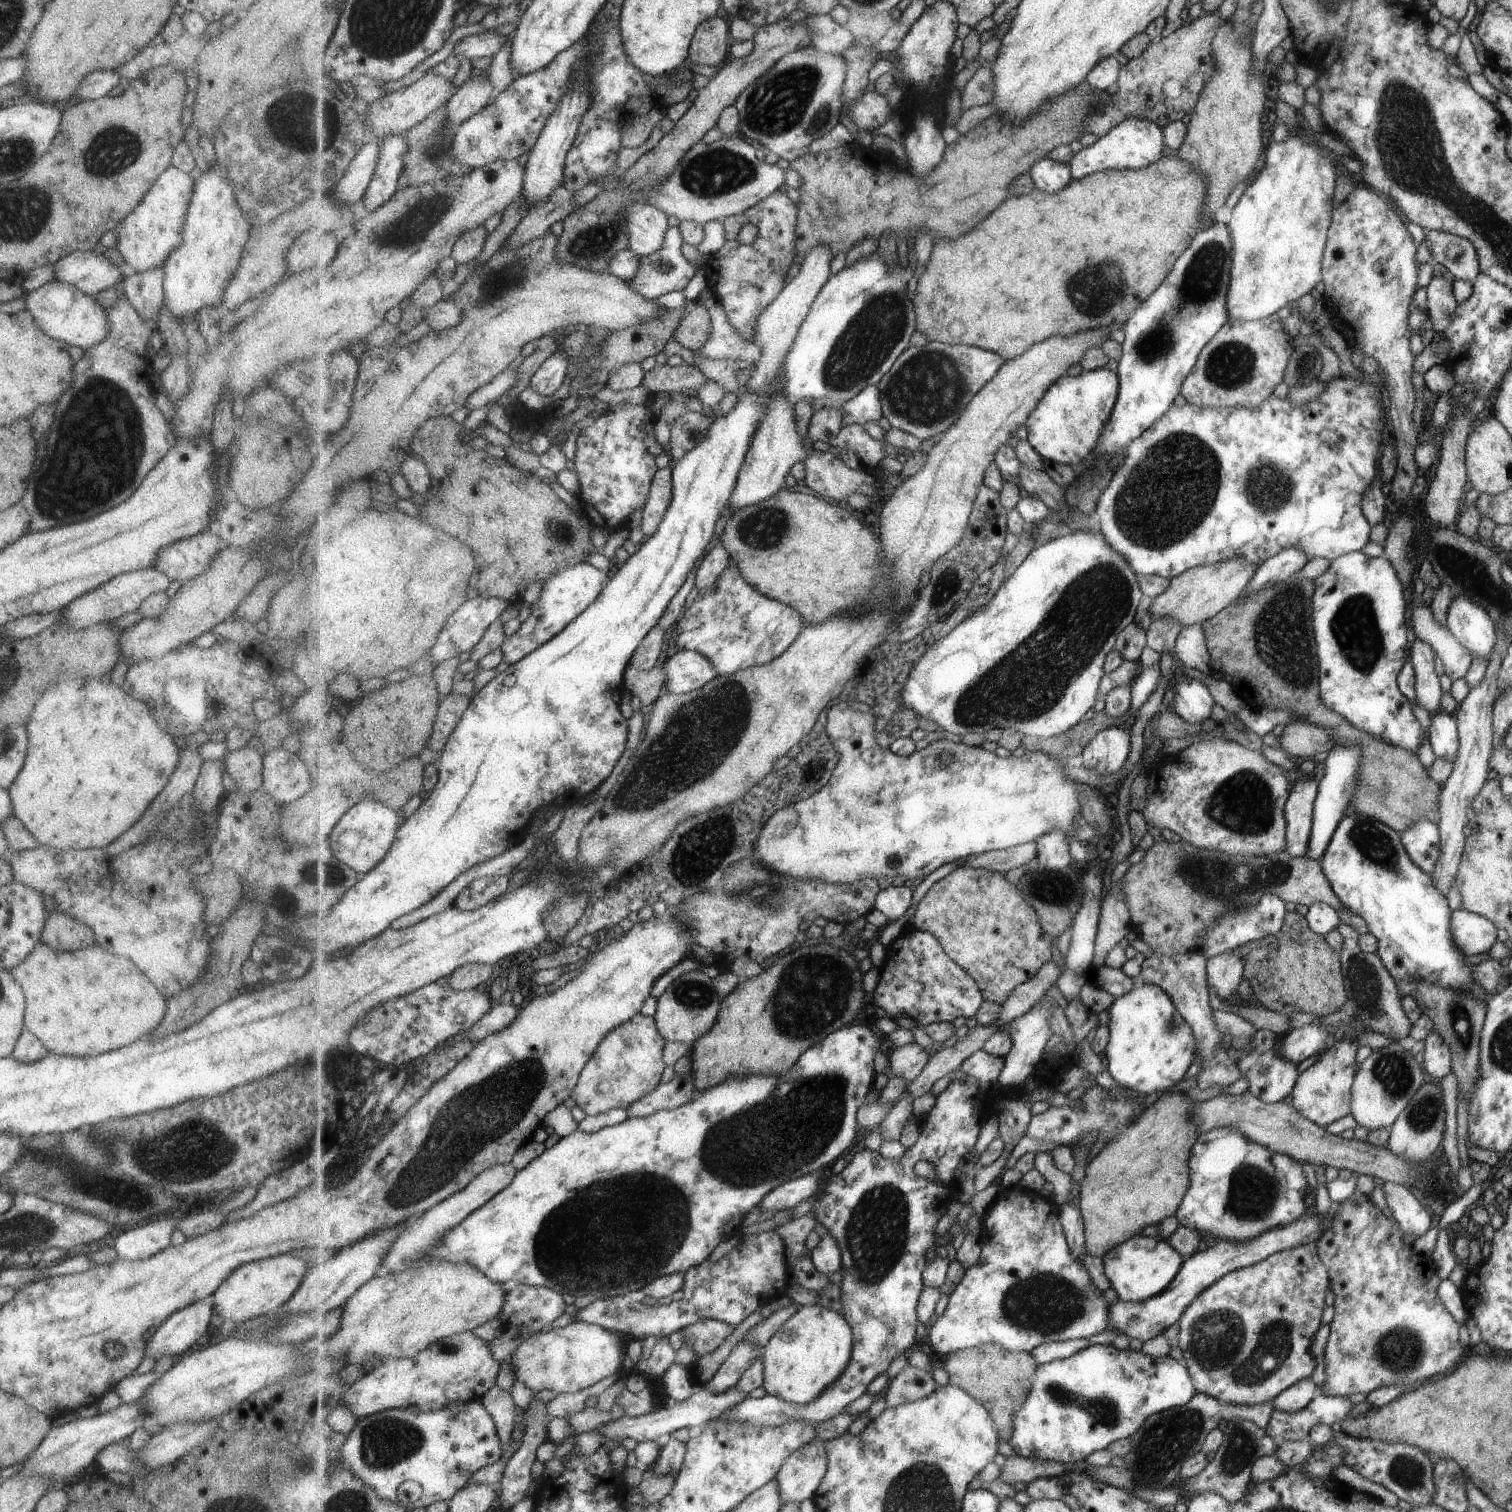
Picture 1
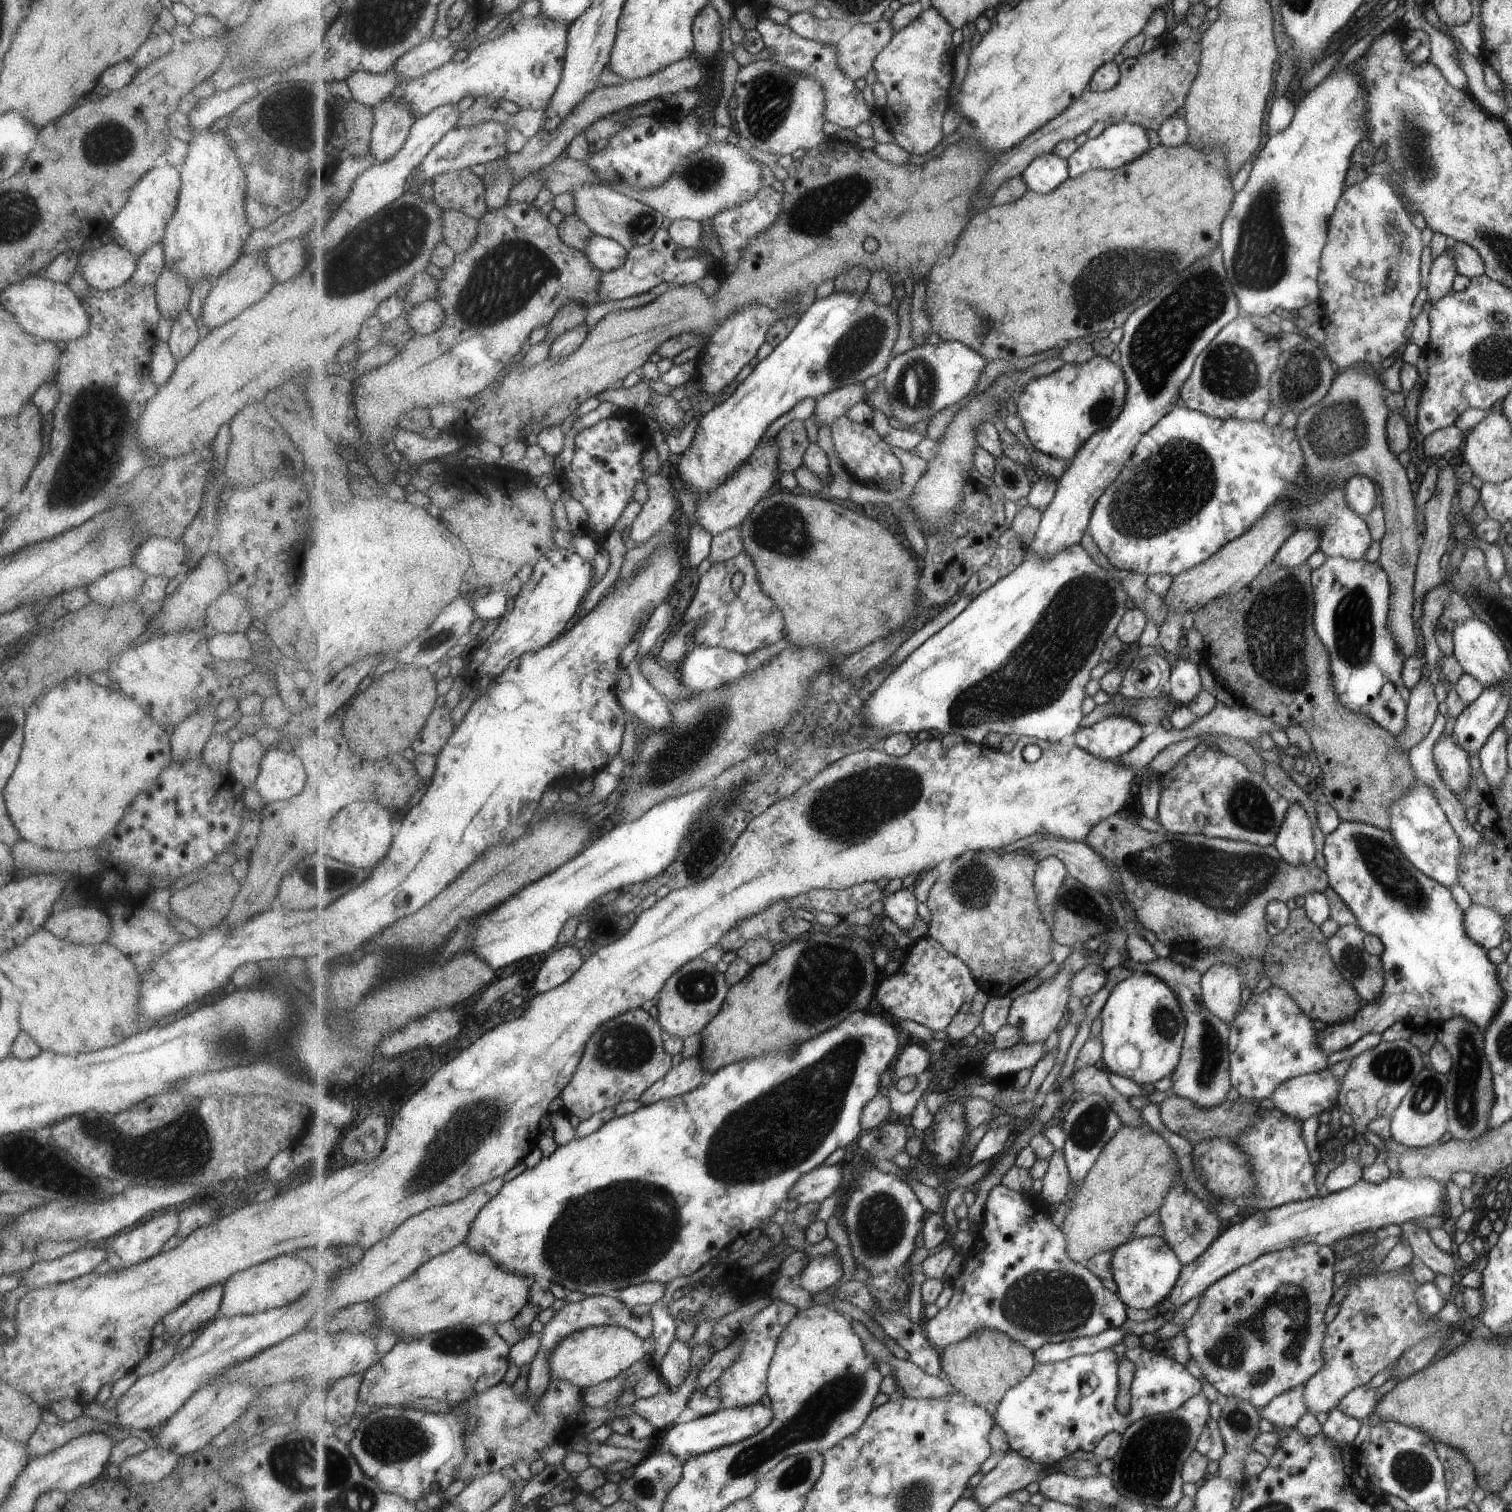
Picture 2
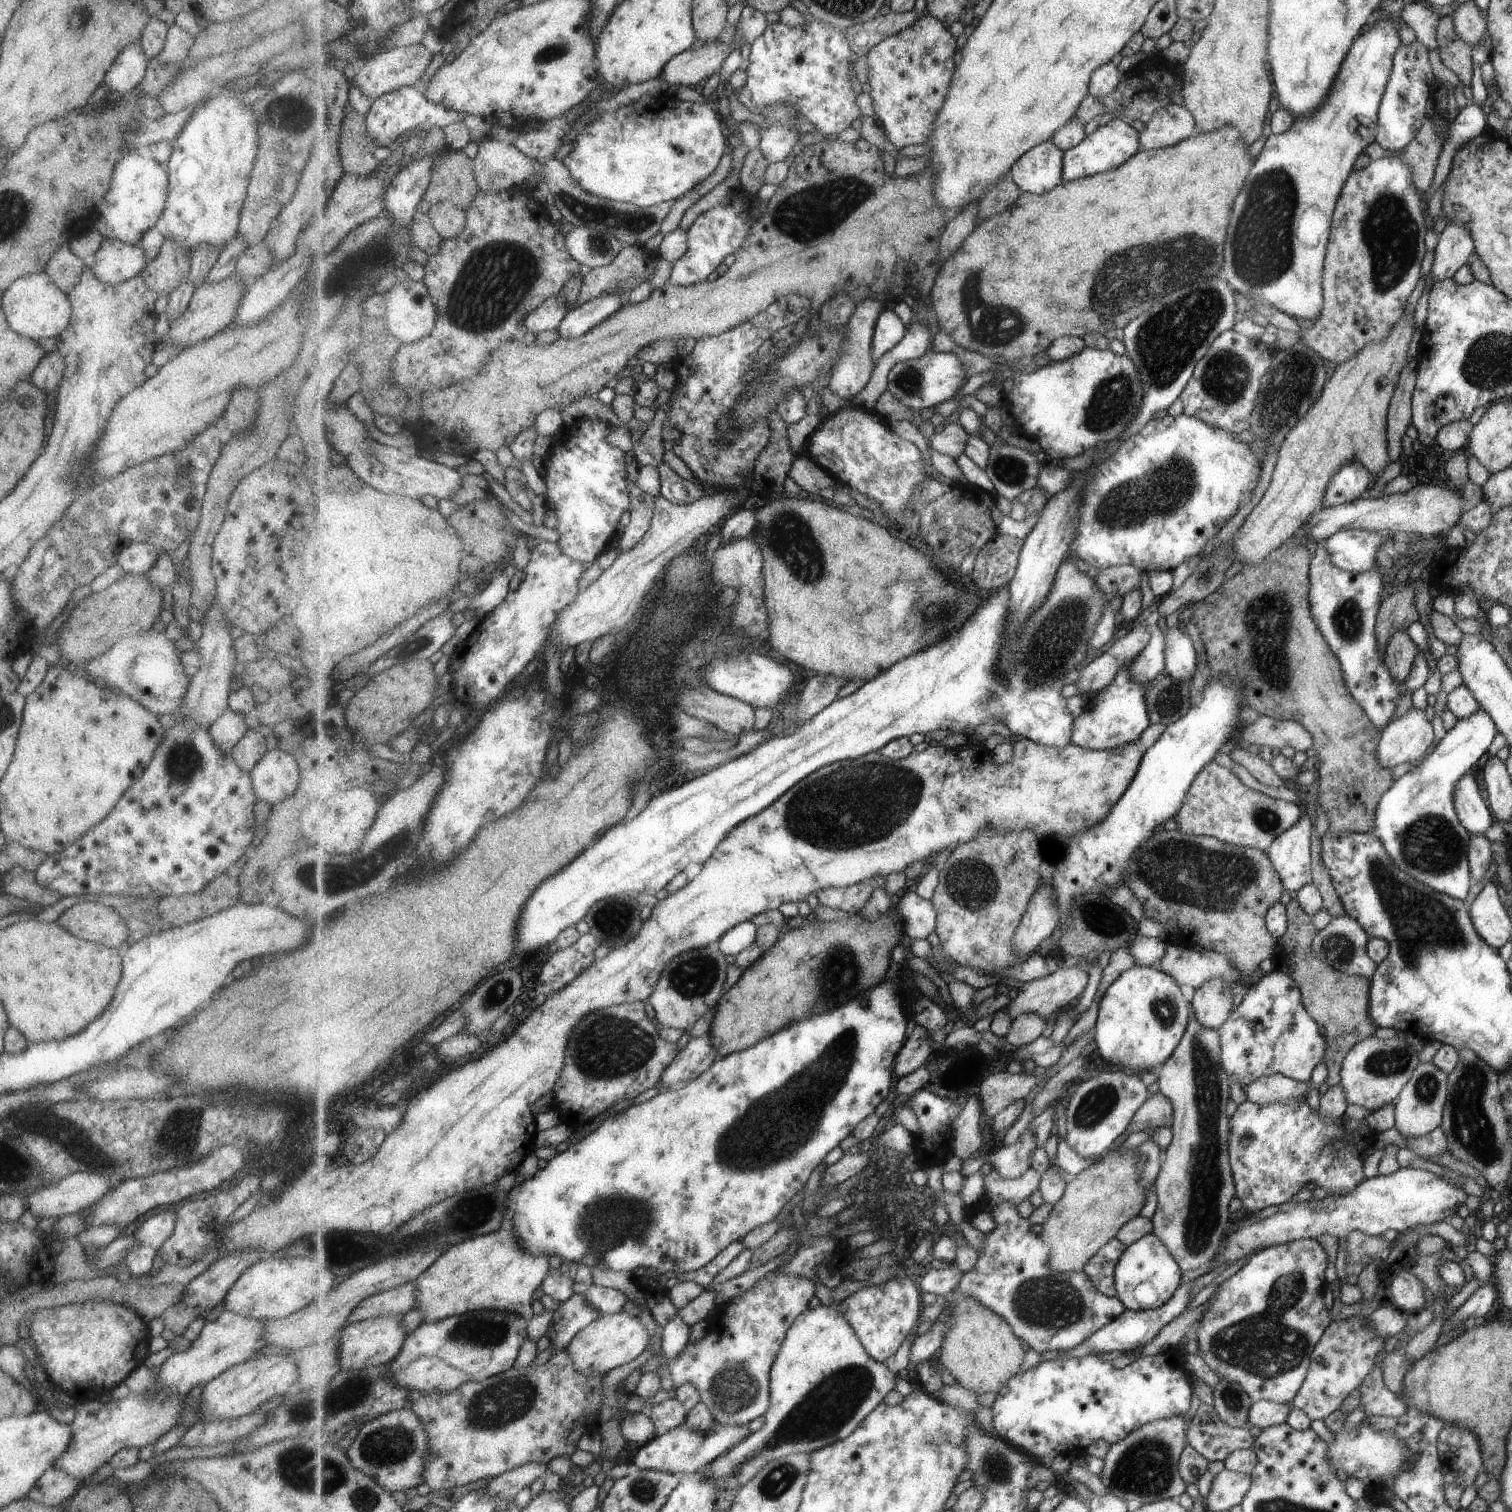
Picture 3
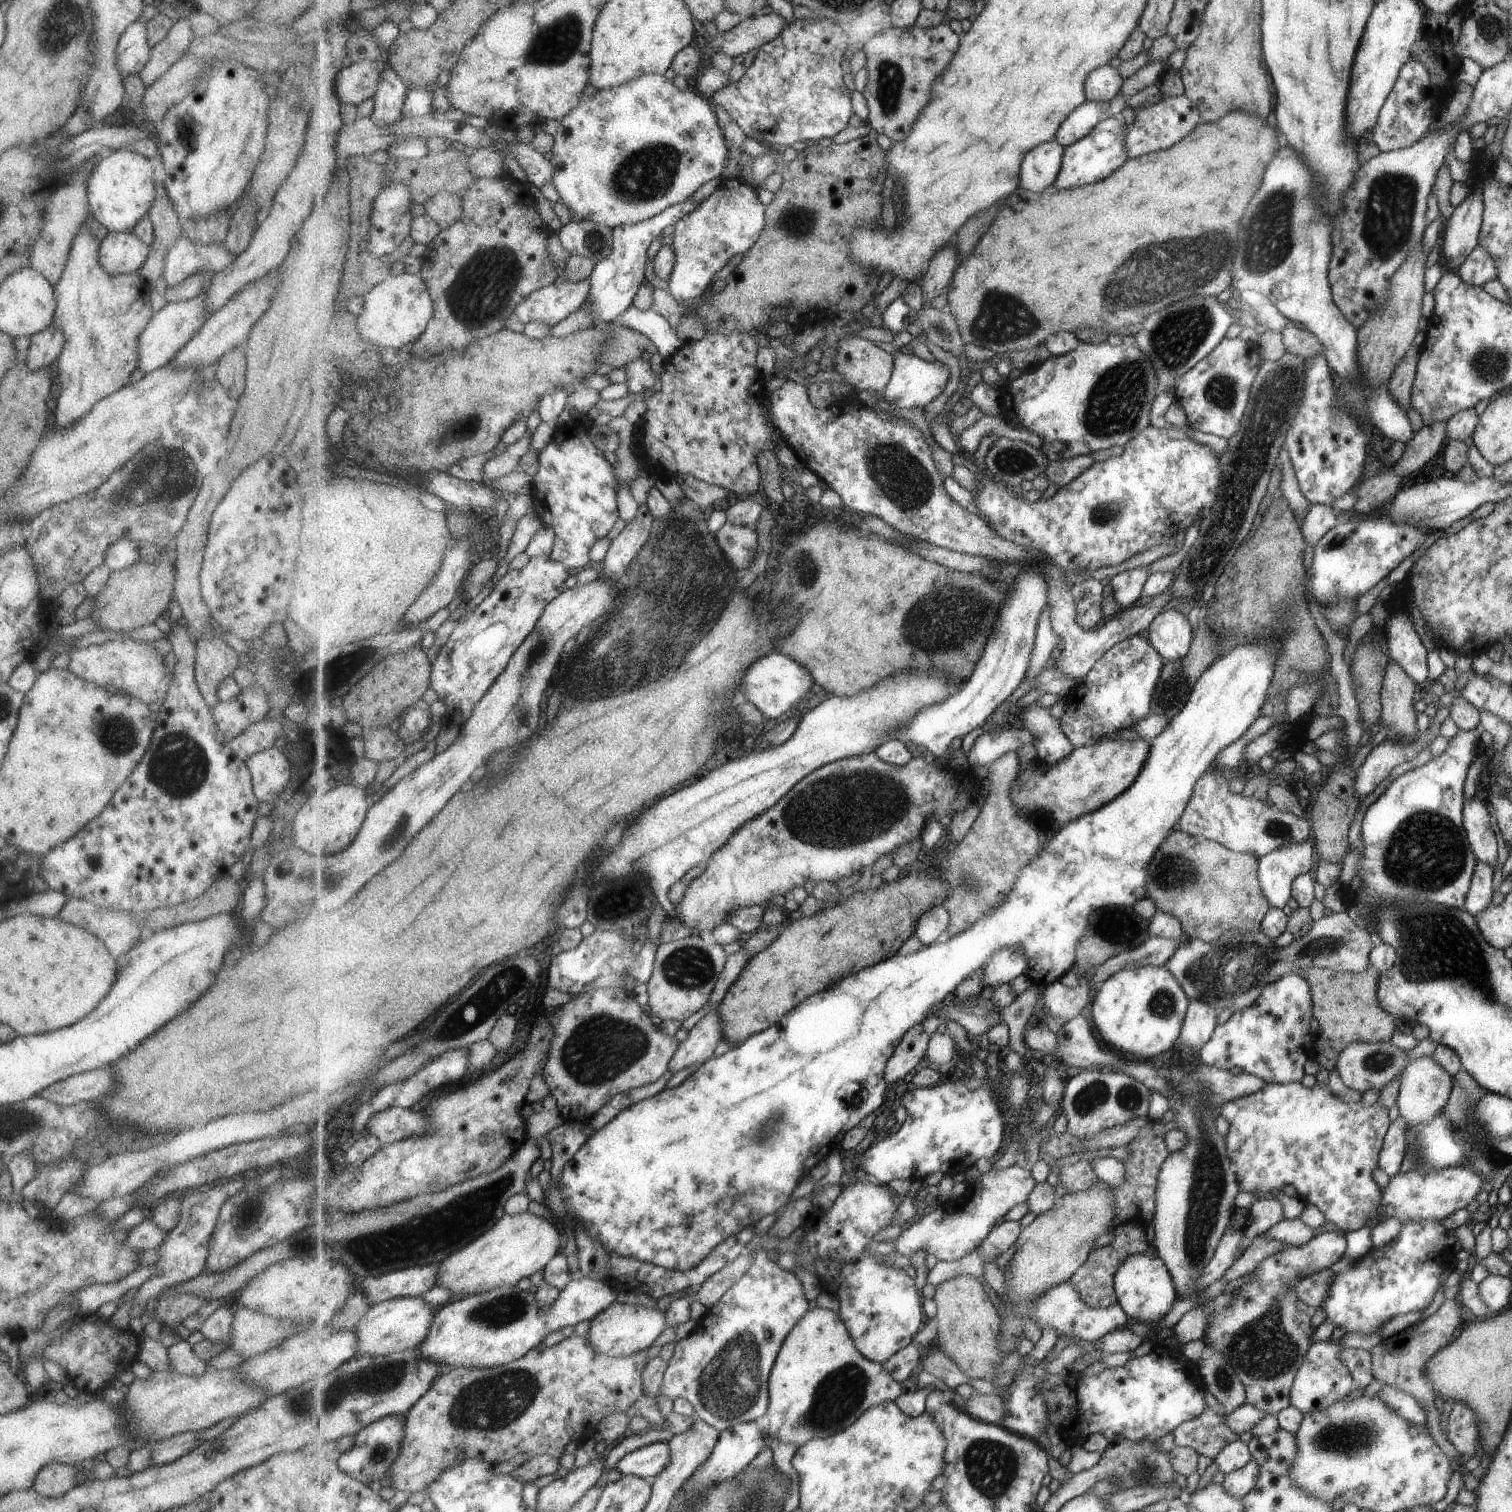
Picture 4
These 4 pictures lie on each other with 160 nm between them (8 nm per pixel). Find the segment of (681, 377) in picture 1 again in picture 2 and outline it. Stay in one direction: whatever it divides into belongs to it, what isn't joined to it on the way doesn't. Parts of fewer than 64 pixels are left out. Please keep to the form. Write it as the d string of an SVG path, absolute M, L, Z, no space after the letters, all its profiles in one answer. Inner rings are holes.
M643 378L635 386L622 386L620 389L609 388L598 394L598 397L602 401L615 404L623 411L631 410L631 412L638 414L638 412L647 412L647 406L653 392L650 380Z

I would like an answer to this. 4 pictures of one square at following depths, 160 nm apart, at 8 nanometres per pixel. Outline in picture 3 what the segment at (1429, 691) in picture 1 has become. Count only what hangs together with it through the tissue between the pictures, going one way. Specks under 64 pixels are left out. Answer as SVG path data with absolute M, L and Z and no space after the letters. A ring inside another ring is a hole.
M1410 707L1405 714L1395 718L1394 722L1380 730L1378 747L1375 748L1375 758L1381 768L1389 770L1401 763L1416 762L1432 743L1434 743L1433 730L1430 721L1425 718L1424 710Z

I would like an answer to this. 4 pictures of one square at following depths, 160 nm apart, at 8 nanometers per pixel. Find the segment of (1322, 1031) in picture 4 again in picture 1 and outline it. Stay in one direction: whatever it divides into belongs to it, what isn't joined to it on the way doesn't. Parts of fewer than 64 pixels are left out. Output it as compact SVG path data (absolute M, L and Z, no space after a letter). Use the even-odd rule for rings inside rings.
M1295 910L1286 911L1282 927L1277 932L1229 951L1237 951L1242 956L1242 976L1249 982L1255 1000L1267 1010L1287 1017L1293 1012L1310 1012L1320 1017L1339 1012L1347 1004L1346 979L1342 976L1340 950L1333 950L1327 944L1325 936L1315 934L1306 917Z

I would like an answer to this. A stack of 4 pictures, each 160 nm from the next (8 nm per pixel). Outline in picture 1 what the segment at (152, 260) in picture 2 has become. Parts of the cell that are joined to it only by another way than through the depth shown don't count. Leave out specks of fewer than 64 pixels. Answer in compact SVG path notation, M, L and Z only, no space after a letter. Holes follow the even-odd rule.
M155 267L130 277L123 277L120 288L135 312L146 321L156 324L162 306L162 280L164 272Z

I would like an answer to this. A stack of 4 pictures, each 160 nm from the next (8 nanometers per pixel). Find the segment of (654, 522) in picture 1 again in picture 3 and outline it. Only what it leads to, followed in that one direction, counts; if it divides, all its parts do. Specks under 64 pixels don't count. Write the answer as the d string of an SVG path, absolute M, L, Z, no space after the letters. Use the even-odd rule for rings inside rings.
M627 483L630 490L630 499L632 508L630 510L632 517L630 523L626 526L624 533L616 538L619 544L619 551L627 552L641 542L643 536L649 532L655 513L656 496L641 490L637 484Z

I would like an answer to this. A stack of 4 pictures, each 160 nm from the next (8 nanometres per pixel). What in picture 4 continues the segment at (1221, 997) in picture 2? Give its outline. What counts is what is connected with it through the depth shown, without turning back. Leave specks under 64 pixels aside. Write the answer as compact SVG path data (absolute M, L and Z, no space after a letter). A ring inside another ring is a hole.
M1201 1000L1189 1002L1176 1045L1184 1053L1197 1054L1199 1048L1210 1040L1219 1011Z

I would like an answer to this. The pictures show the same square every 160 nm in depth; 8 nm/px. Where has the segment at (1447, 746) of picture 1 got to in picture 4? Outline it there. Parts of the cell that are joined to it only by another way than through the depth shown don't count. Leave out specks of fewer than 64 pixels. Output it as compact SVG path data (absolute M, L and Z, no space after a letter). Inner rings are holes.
M1475 797L1467 800L1462 808L1463 829L1467 830L1467 841L1470 842L1471 852L1477 862L1491 866L1491 870L1497 868L1498 849L1497 840L1489 826L1489 811L1486 802L1479 802Z

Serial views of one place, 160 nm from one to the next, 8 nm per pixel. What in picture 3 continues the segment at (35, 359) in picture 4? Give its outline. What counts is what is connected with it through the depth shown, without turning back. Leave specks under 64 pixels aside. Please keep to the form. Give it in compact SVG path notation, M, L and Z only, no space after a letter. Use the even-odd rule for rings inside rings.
M57 350L45 352L41 356L41 360L37 362L37 366L33 368L29 382L45 394L51 390L57 390L63 373L63 366L63 356L59 356Z

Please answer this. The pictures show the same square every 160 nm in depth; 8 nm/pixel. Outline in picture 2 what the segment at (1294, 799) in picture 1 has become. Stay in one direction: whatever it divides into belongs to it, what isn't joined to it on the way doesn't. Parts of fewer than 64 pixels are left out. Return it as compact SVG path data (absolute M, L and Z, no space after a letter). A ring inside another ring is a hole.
M1291 803L1272 844L1290 865L1308 865L1313 860L1311 822L1301 804Z

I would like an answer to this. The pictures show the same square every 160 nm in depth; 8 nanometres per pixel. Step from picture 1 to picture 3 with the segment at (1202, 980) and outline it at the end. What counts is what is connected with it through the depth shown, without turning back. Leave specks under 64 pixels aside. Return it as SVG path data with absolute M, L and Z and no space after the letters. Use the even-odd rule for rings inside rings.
M1190 1014L1185 1035L1175 1048L1173 1055L1156 1070L1159 1093L1171 1104L1171 1140L1162 1151L1159 1171L1154 1180L1154 1191L1157 1195L1157 1208L1151 1216L1152 1234L1165 1246L1170 1256L1177 1262L1182 1273L1197 1269L1214 1258L1221 1244L1221 1236L1229 1226L1227 1204L1233 1198L1233 1170L1229 1160L1229 1120L1225 1108L1230 1093L1230 1082L1227 1079L1221 1062L1219 1062L1219 1037L1217 1030L1201 1026L1195 1016Z

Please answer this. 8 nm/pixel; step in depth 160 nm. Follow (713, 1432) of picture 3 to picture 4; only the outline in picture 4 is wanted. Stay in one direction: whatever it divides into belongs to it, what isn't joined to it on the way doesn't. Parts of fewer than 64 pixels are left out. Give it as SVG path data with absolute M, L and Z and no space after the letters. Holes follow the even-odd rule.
M659 1442L625 1454L617 1461L615 1468L625 1476L656 1478L667 1469L669 1462L671 1462L669 1442Z

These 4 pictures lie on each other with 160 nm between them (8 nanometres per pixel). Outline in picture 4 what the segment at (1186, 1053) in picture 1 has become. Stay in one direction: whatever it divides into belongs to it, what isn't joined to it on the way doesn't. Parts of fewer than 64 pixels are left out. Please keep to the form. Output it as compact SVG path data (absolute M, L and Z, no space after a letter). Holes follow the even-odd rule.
M1160 966L1123 968L1103 983L1094 998L1095 1028L1107 1045L1138 1058L1153 1058L1176 1048L1189 998L1173 974Z

